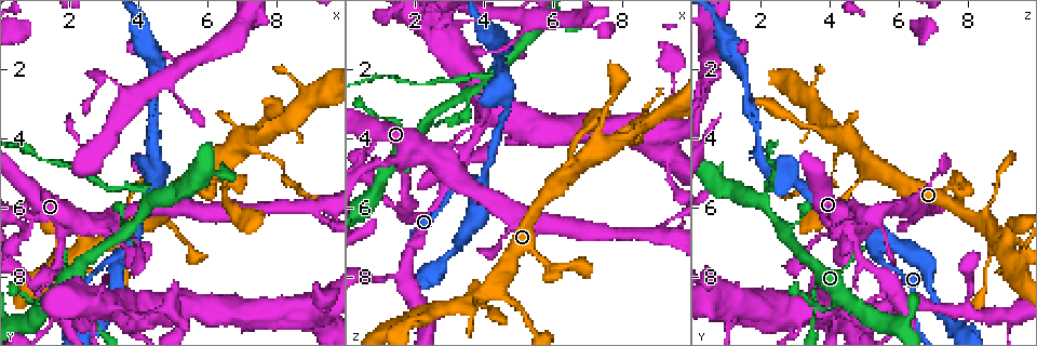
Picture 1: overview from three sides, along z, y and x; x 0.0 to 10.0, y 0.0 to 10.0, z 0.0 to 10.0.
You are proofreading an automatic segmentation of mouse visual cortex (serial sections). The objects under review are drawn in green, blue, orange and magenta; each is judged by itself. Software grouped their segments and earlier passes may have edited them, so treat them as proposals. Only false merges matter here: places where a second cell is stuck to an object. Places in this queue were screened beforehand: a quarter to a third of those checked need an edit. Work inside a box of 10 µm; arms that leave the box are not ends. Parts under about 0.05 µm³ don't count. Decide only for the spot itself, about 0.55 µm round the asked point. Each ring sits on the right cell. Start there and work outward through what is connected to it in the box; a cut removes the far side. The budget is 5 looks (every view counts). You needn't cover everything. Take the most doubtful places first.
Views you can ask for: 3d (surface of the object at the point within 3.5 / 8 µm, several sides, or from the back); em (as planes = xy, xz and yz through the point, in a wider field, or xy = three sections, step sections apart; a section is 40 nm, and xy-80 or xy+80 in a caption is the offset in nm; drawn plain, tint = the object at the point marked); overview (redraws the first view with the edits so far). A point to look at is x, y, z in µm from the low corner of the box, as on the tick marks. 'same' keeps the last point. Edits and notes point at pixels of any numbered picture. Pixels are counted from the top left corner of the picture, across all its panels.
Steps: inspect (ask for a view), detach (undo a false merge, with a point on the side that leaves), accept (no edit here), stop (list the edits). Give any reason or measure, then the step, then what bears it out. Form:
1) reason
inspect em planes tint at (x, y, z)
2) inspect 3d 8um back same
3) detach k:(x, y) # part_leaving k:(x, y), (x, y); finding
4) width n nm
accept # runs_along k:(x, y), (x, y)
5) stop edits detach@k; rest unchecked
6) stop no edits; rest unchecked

a fork
inspect 3d 3.5um back at (4.20, 5.95, 2.10)

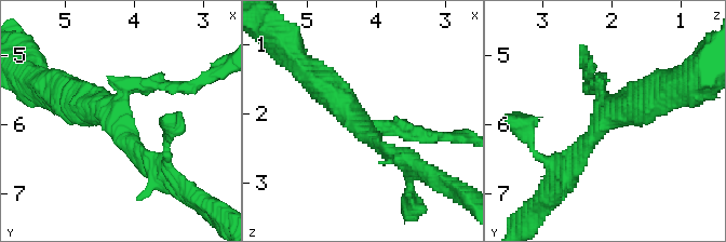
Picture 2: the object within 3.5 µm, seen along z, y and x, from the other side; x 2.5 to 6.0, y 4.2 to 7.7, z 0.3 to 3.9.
detach 2:(159, 80) # part_leaving 2:(128, 93), (150, 82), (197, 85), (224, 66); a second cell is stuck on

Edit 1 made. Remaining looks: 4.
a fork
inspect 3d 3.5um at (3.90, 6.95, 5.30)

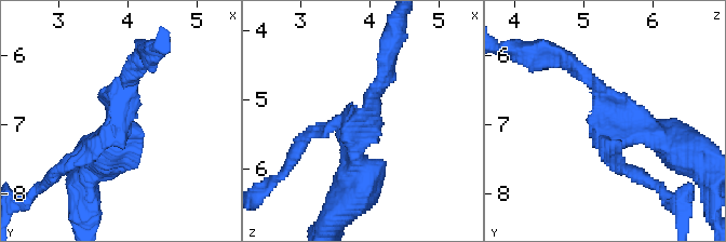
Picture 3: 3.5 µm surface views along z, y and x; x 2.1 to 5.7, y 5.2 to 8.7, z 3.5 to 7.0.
inspect em xy step 2 tint at (3.90, 6.85, 5.35)

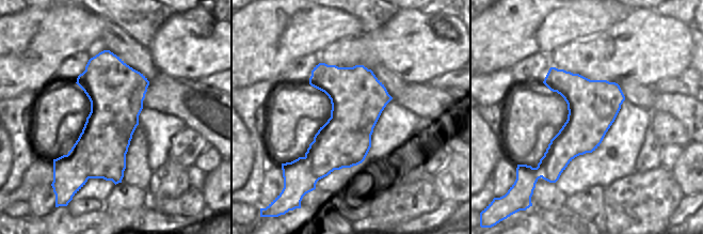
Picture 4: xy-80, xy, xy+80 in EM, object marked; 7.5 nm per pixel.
arms 3
detach 3:(650, 144) # part_leaving 3:(105, 139), (142, 63); two cells meet here

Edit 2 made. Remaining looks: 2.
stop edits detach@2, detach@3; rest unchecked

